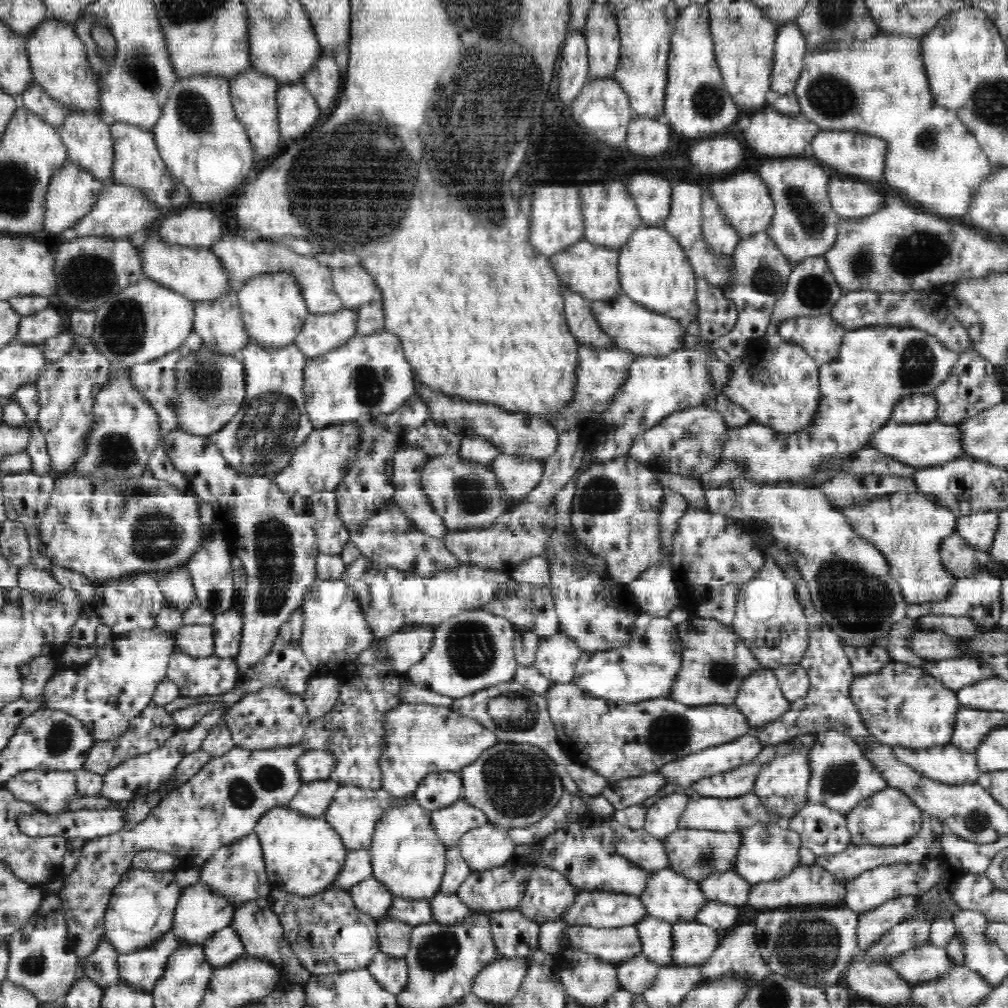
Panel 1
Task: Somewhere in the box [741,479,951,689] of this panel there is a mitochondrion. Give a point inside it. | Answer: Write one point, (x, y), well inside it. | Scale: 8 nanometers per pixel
(852, 595)

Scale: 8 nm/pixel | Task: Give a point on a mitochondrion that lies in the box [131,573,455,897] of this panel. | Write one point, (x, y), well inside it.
(241, 791)

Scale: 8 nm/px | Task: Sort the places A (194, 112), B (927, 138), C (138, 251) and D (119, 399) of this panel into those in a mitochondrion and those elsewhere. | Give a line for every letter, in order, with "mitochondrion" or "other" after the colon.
A: mitochondrion
B: mitochondrion
C: other
D: other

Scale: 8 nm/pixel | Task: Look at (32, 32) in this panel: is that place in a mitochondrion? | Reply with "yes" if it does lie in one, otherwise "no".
no

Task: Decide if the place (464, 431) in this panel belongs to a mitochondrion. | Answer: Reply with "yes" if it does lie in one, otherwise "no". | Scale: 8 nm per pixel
no

